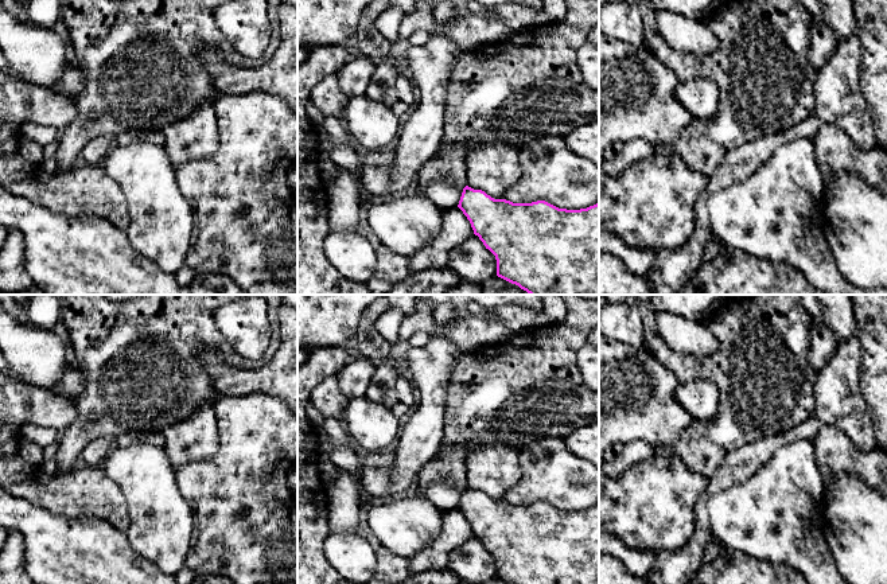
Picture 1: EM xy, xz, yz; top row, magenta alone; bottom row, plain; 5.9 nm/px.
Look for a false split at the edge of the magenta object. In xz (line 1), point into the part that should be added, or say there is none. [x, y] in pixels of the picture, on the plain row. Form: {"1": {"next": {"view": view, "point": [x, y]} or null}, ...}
{"1": {"next": null}}

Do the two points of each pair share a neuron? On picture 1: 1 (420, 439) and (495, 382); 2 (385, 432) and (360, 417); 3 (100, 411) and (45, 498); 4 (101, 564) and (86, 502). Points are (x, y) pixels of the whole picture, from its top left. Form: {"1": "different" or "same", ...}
{"1": "different", "2": "same", "3": "different", "4": "different"}

